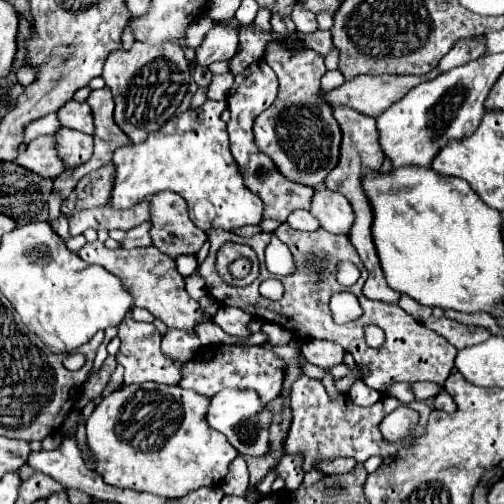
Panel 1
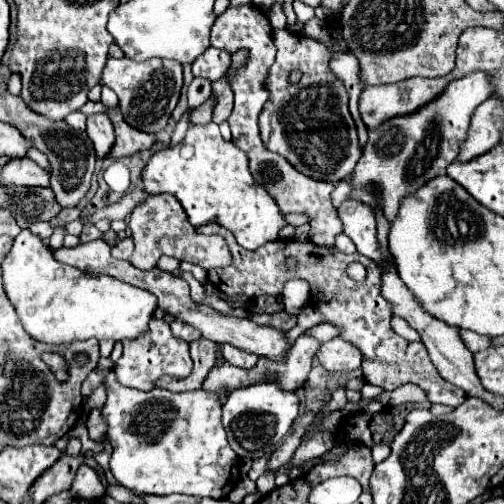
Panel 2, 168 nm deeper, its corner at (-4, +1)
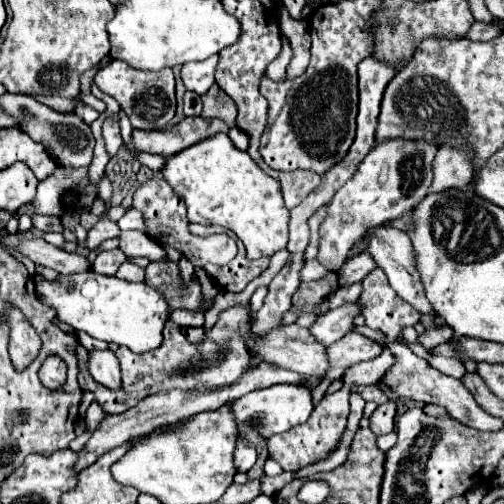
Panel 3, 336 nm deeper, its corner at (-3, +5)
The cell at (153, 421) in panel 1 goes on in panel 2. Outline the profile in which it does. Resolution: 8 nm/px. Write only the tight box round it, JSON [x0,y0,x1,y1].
[102,370,240,498]

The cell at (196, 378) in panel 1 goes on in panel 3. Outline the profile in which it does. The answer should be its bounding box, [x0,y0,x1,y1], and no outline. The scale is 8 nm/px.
[309,302,359,346]

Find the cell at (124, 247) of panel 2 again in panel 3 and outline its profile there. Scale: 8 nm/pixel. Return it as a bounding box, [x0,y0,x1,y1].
[93,248,127,274]

